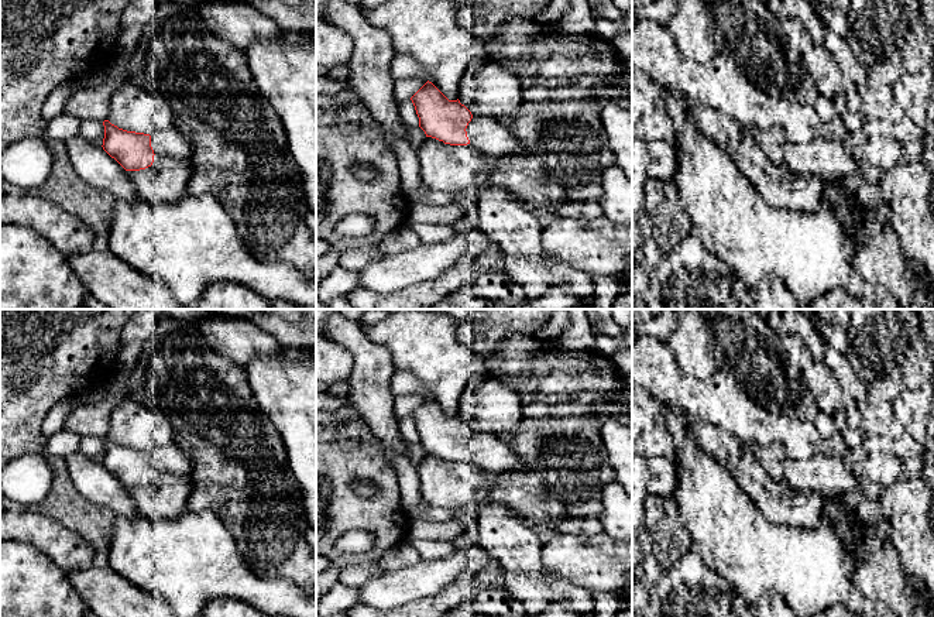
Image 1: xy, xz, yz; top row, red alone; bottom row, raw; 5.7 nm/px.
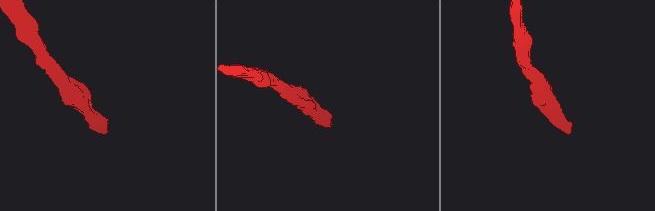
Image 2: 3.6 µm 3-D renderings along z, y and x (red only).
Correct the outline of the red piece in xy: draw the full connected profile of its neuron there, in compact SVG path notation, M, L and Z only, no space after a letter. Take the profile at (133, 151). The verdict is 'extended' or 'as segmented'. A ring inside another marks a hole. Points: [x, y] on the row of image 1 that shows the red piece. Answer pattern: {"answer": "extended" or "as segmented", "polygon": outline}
{"answer": "extended", "polygon": "M104 120L103 126L102 147L126 171L140 171L151 167L155 155L192 160L193 145L175 126L159 130L152 136L119 128L109 120Z"}

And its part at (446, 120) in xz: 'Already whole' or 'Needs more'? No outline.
Needs more

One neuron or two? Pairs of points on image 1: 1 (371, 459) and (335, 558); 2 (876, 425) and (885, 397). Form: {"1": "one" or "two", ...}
{"1": "one", "2": "one"}

